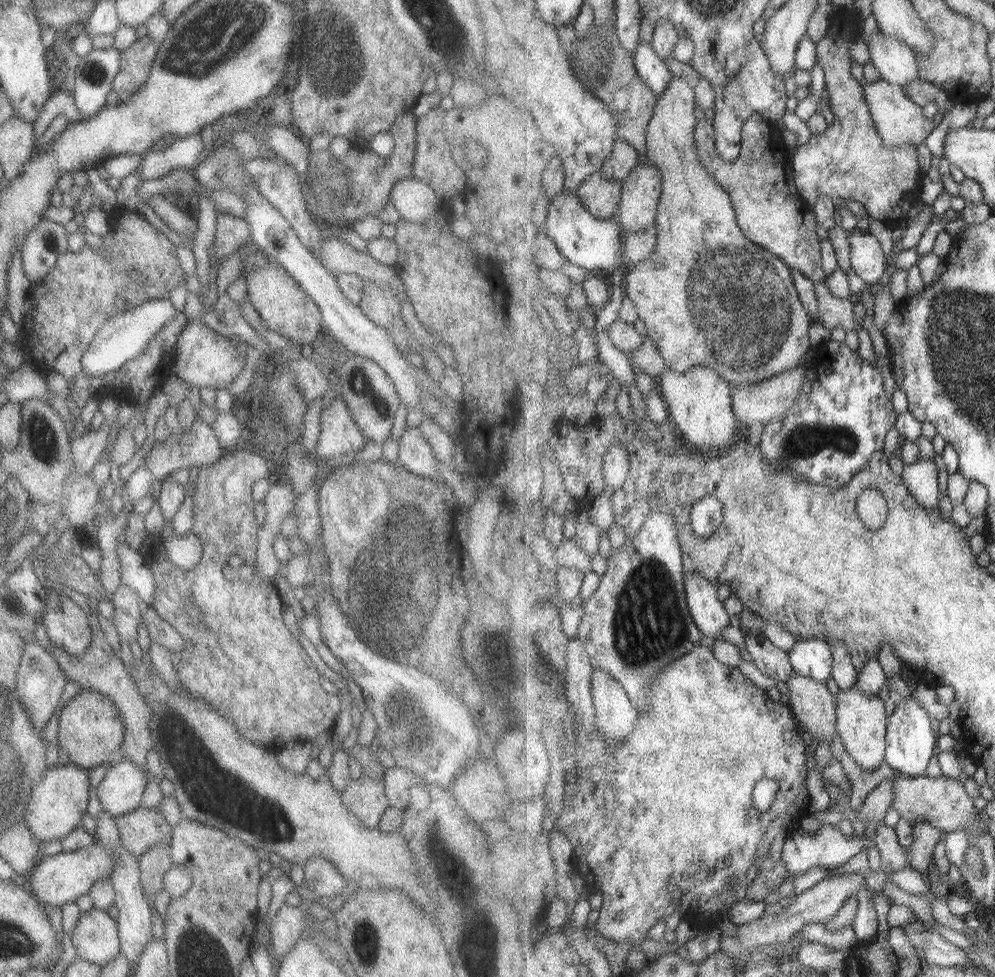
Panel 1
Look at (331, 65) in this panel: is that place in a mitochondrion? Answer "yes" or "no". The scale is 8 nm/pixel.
yes

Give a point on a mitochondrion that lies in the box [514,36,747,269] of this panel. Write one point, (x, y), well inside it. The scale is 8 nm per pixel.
(590, 67)

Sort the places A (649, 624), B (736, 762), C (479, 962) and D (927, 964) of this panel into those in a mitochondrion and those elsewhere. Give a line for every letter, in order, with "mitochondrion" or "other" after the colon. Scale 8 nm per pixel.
A: mitochondrion
B: mitochondrion
C: mitochondrion
D: other

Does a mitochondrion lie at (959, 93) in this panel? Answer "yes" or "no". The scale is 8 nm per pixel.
no

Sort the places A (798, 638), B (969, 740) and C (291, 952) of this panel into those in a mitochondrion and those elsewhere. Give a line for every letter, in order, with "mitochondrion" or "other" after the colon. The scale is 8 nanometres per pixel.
A: other
B: other
C: other

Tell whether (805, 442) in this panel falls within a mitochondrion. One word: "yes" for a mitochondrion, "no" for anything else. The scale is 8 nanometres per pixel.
yes

